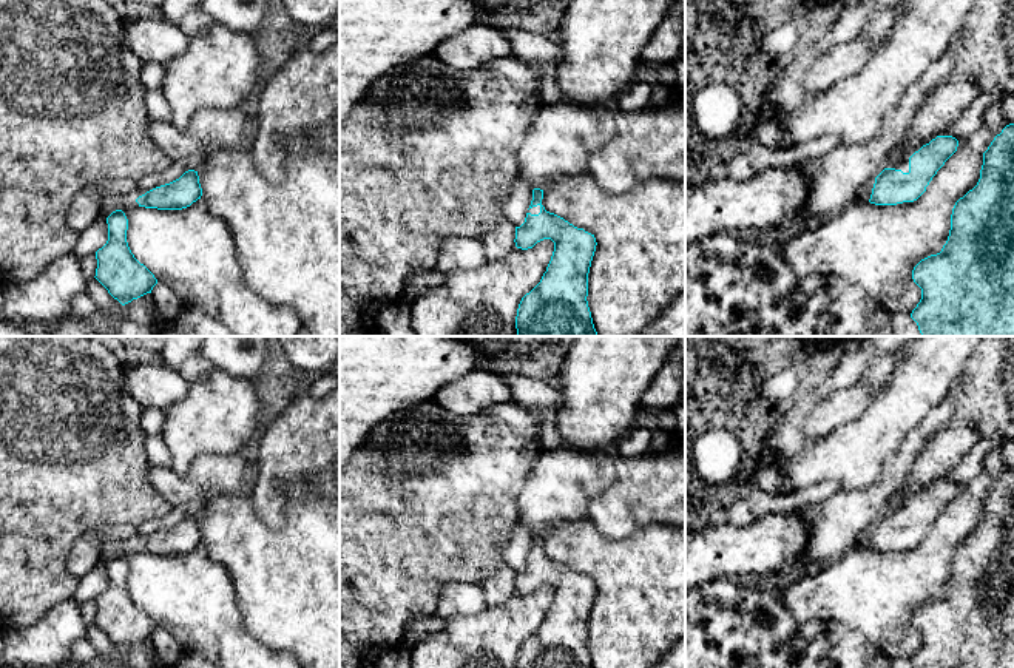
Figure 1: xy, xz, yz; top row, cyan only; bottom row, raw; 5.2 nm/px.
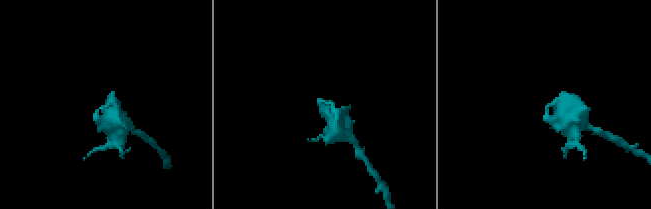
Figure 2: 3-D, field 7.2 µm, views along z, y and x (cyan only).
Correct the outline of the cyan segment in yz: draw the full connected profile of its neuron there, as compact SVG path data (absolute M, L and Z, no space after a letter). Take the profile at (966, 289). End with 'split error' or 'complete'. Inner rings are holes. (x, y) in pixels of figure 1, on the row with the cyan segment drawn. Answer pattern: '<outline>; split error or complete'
M1014 123L1006 125L983 153L977 185L960 197L941 251L921 259L912 270L921 299L911 318L921 336L1014 336Z; complete

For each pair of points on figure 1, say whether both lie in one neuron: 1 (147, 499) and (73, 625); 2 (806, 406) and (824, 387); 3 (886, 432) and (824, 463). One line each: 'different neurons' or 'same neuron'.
1: different neurons
2: same neuron
3: same neuron

